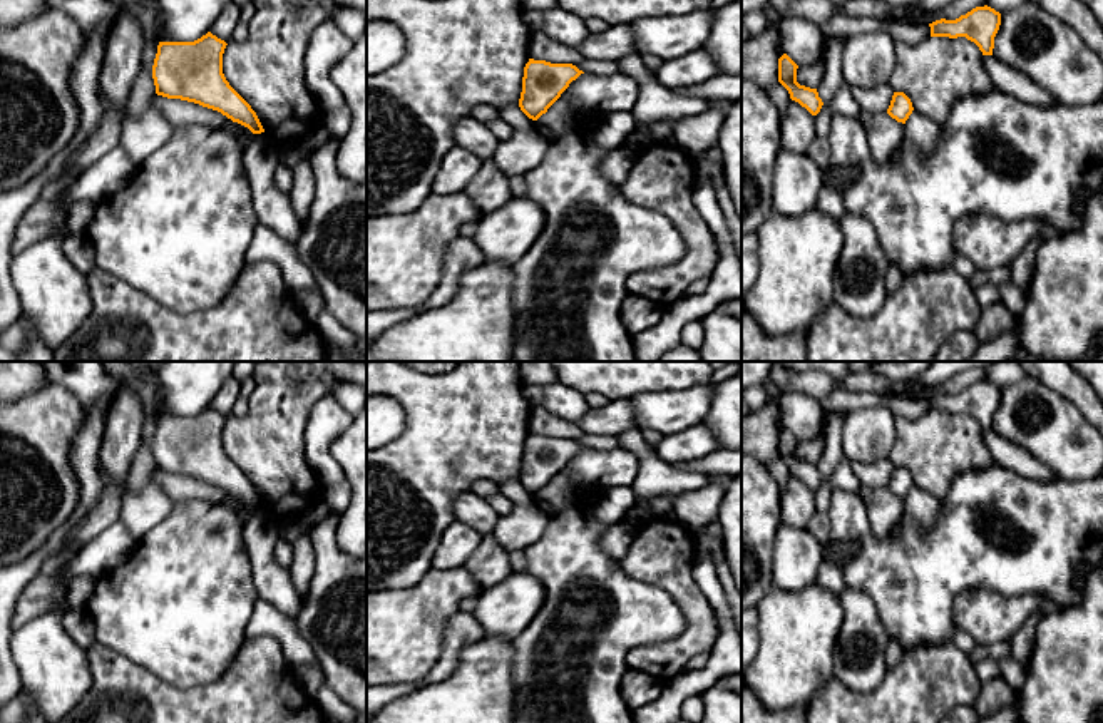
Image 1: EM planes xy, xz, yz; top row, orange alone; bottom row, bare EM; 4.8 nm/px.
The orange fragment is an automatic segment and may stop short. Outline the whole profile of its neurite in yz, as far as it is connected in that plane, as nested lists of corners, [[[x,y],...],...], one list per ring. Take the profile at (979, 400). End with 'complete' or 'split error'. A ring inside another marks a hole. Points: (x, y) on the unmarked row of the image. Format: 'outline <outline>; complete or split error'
outline [[[984,380],[976,382],[956,395],[936,395],[929,398],[931,412],[966,412],[974,417],[982,430],[993,430],[994,412],[1001,400],[1001,388]]]; complete

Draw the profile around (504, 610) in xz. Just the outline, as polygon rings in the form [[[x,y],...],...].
[[[512,572],[477,596],[472,613],[484,636],[514,639],[544,604],[544,584],[526,572]]]

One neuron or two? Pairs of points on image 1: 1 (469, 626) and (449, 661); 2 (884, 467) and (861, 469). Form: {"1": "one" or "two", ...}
{"1": "one", "2": "one"}

